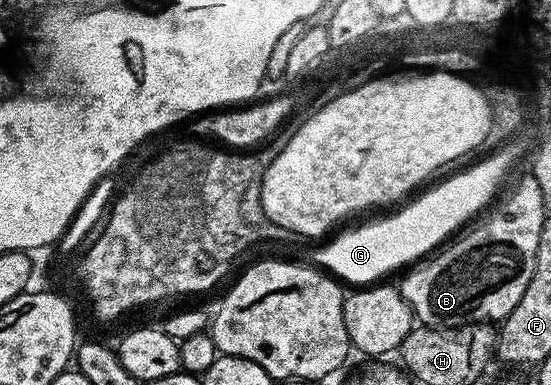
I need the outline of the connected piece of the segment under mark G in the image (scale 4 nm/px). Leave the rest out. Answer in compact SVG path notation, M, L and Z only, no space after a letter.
M505 145L471 168L449 177L393 216L339 235L318 252L316 263L342 281L363 286L382 279L379 277L391 270L424 259L442 245L462 222L477 216L475 214L490 202L507 170L520 156L513 145Z

